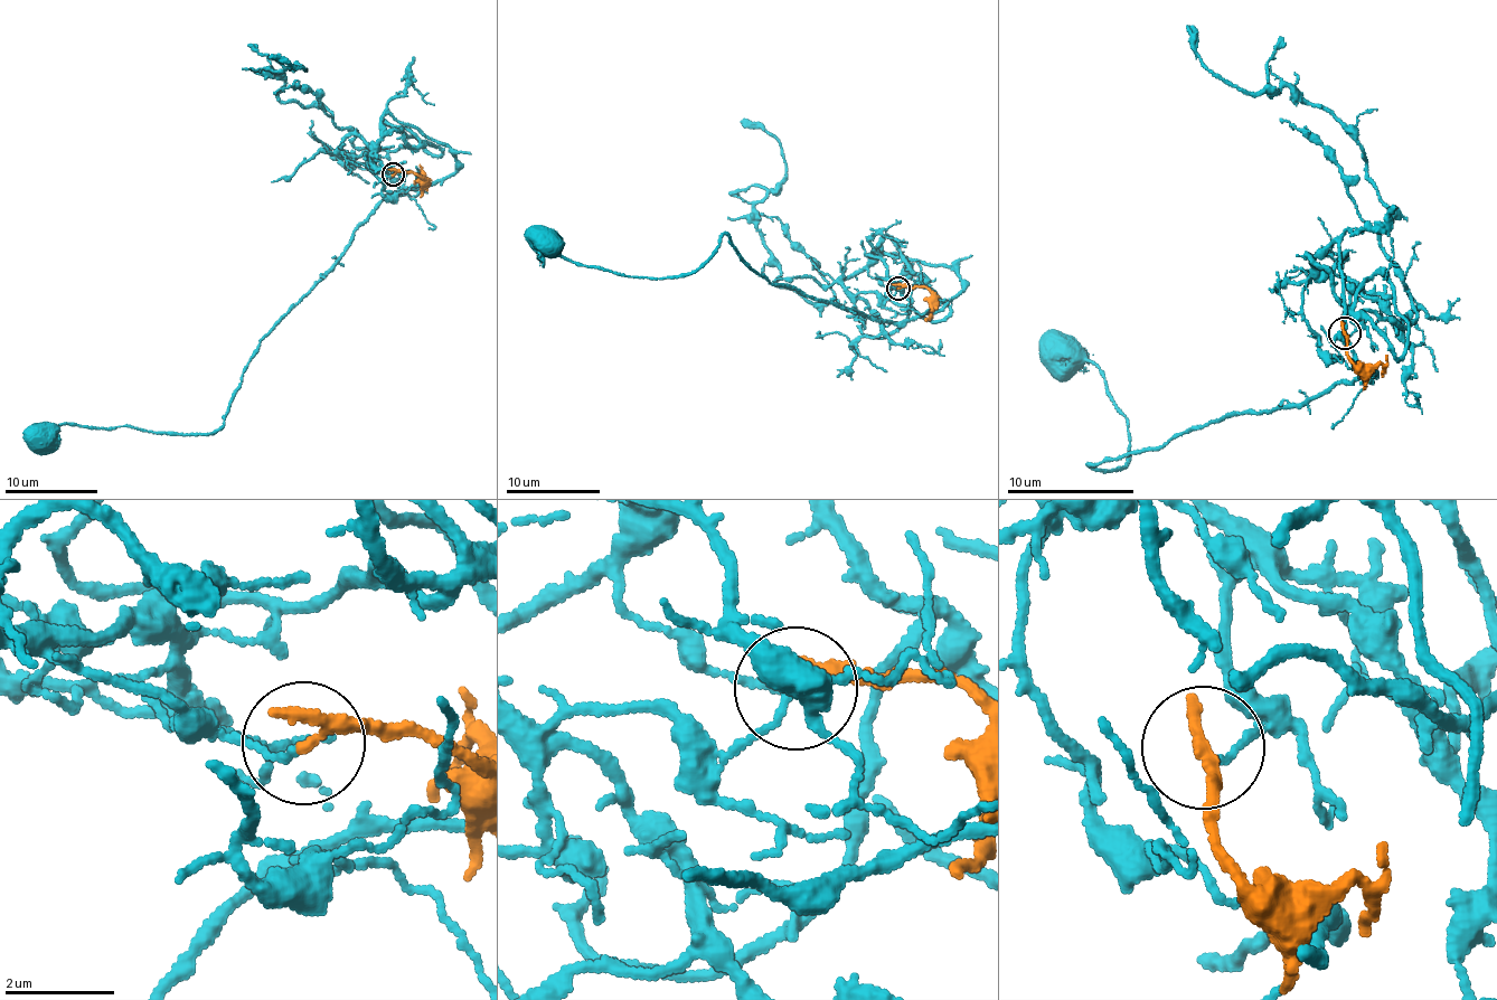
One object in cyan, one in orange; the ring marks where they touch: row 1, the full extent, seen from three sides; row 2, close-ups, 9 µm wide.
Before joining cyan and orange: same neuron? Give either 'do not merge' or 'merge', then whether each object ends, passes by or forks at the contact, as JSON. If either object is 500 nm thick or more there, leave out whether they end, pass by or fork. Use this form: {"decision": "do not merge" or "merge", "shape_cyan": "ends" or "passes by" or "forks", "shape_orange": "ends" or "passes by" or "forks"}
{"decision": "do not merge", "shape_cyan": "ends", "shape_orange": "passes by"}

